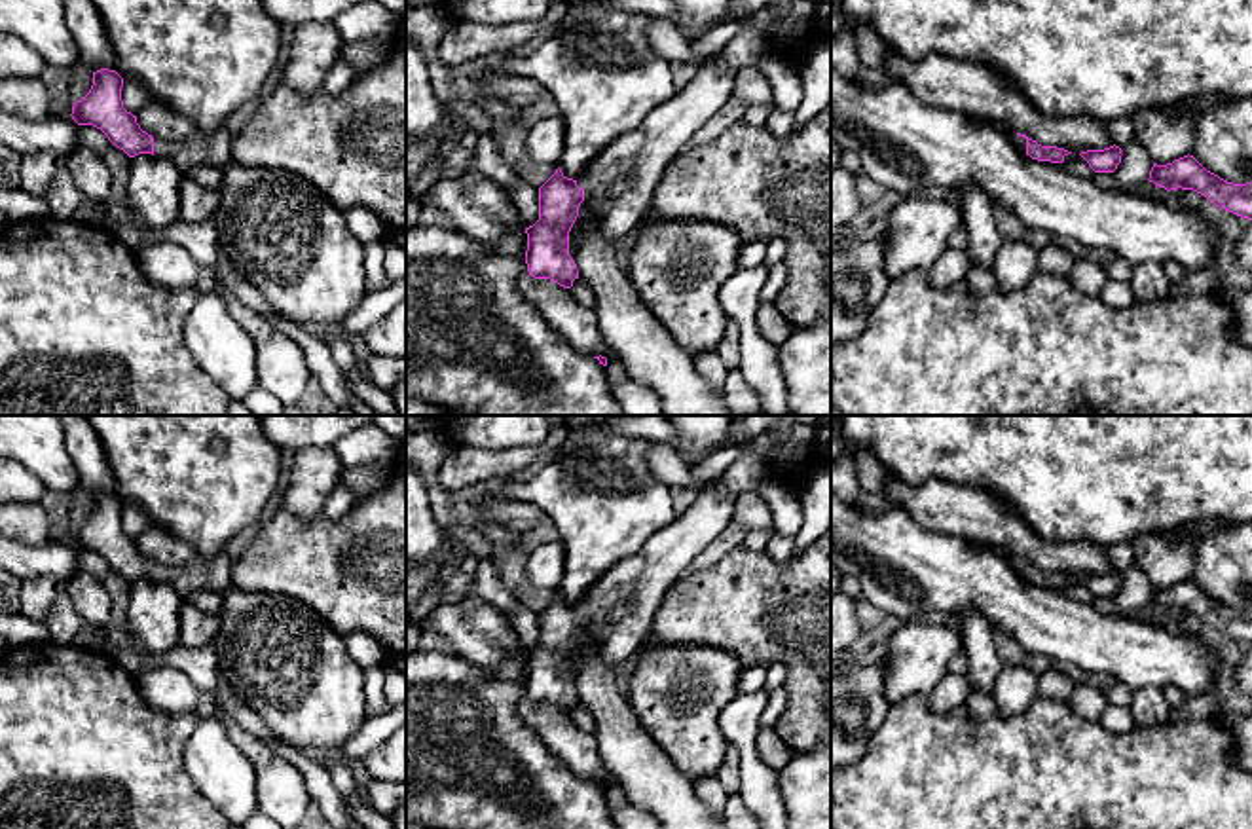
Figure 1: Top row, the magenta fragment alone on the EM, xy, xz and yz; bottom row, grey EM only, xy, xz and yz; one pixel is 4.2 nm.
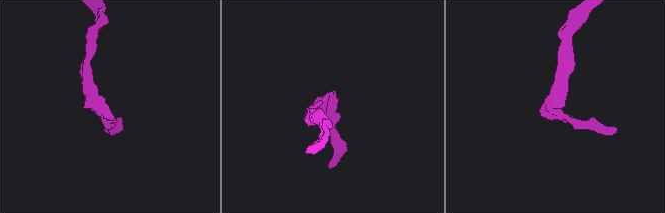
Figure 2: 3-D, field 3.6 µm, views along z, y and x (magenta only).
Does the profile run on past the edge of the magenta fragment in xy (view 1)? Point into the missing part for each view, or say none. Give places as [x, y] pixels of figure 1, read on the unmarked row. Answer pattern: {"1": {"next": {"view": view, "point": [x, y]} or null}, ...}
{"1": {"next": {"view": "xy", "point": [213, 573]}}}

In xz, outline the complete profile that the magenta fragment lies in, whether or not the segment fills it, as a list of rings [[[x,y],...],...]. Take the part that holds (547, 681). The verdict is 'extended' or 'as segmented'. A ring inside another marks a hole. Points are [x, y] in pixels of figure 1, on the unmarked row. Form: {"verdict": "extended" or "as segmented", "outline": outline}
{"verdict": "extended", "outline": [[[704,489],[634,556],[596,580],[575,605],[558,592],[539,613],[539,645],[525,653],[529,700],[563,713],[579,704],[569,681],[569,656],[582,626],[611,666],[643,647],[666,592],[732,522],[734,507],[736,497]]]}

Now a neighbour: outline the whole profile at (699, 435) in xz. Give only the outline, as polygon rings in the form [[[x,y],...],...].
[[[664,415],[677,431],[681,457],[692,459],[719,448],[730,431],[732,415]]]

